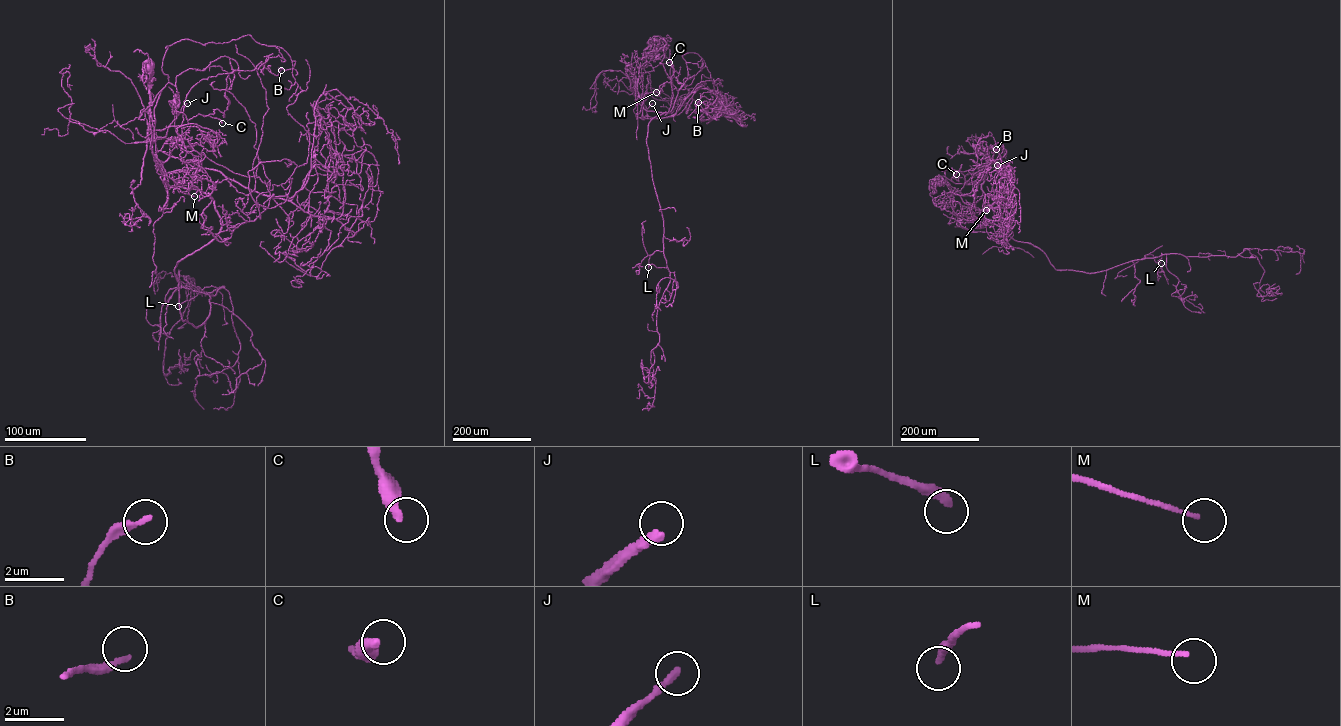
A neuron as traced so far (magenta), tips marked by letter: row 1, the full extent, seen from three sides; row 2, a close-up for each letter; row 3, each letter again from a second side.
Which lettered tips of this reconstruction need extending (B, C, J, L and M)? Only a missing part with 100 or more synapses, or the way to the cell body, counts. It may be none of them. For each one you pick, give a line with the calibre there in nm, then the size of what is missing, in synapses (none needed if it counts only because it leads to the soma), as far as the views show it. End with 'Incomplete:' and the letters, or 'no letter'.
J: calibre 300 nm; 140 synapses
Incomplete: J

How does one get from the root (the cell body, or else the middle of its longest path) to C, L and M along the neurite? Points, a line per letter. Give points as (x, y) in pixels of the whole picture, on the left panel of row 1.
C: (149, 65), (152, 139), (179, 137), (190, 127), (187, 121), (198, 114), (222, 123)
L: (149, 65), (155, 162), (221, 221), (174, 269), (182, 319), (208, 317), (213, 286), (178, 306)
M: (149, 65), (152, 74), (148, 139), (152, 154), (166, 187), (194, 196)

